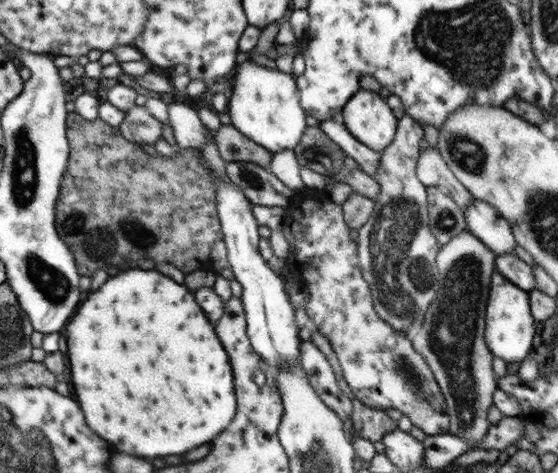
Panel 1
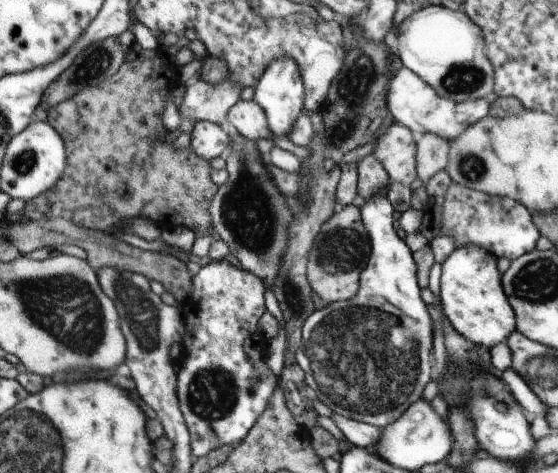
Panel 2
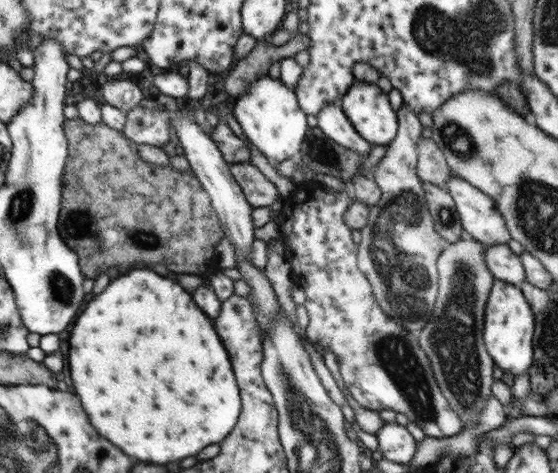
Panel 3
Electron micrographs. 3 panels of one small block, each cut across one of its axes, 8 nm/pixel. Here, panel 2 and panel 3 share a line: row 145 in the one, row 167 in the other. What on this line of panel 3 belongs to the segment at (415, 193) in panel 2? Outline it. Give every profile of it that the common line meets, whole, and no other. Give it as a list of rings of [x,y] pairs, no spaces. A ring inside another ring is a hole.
[[[421,137],[418,142],[418,178],[423,183],[432,183],[445,188],[451,173],[444,153],[438,145],[431,139]]]

